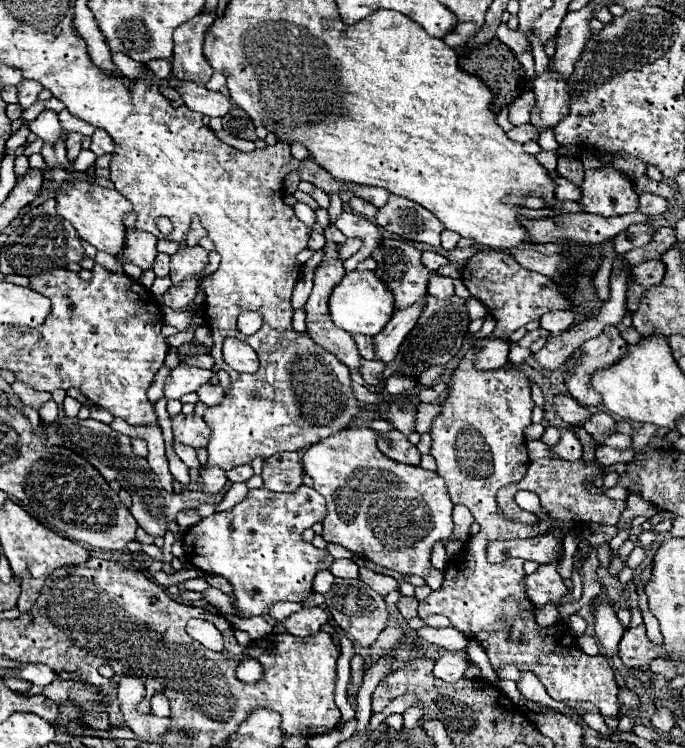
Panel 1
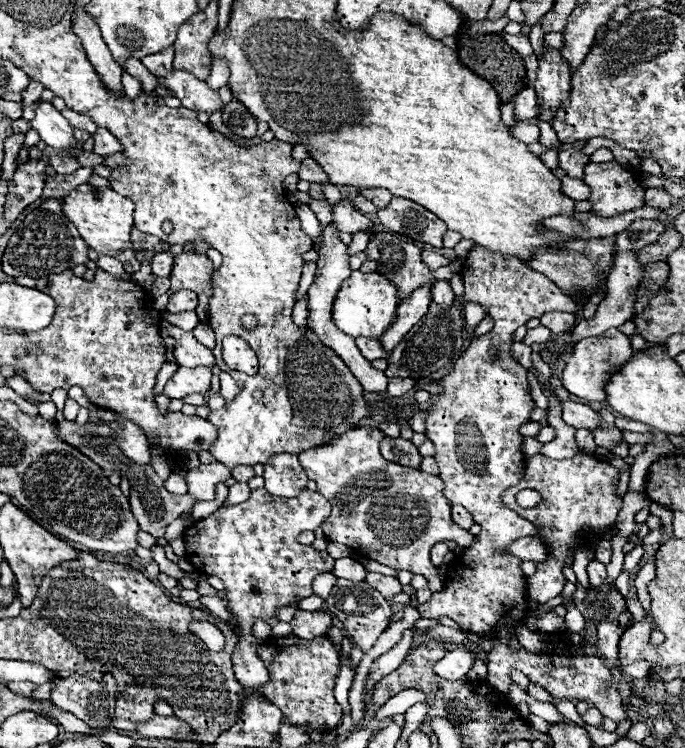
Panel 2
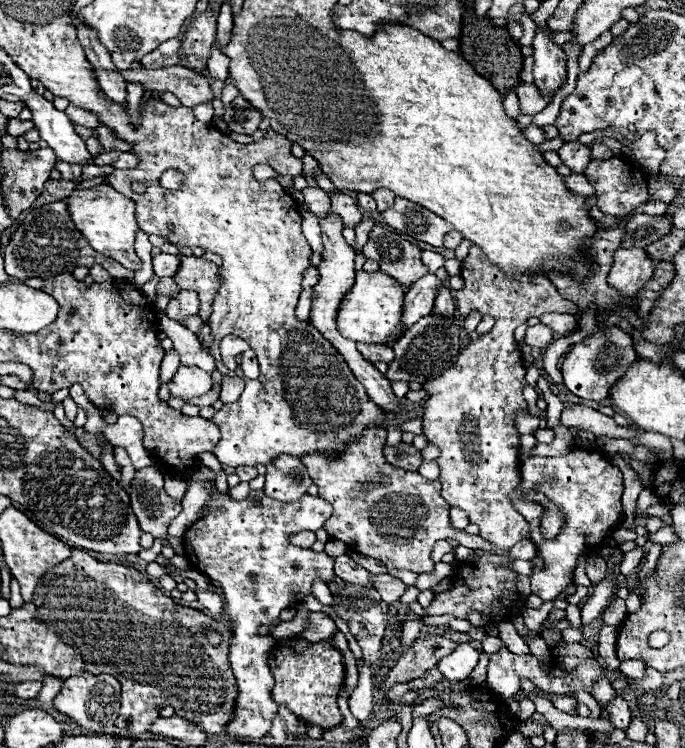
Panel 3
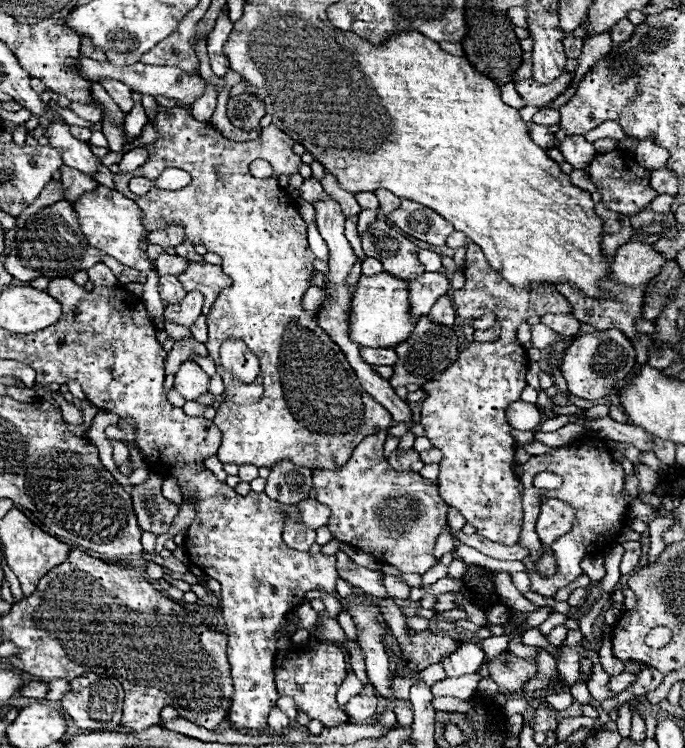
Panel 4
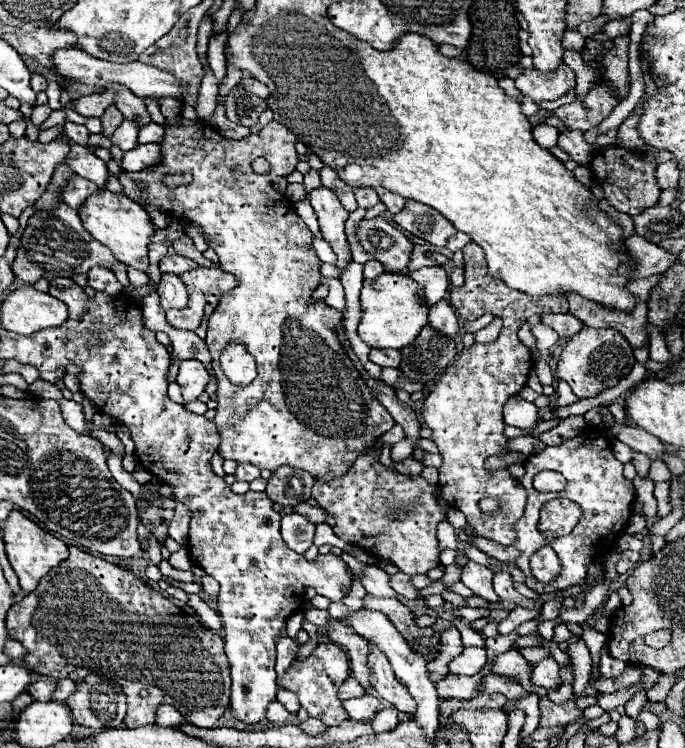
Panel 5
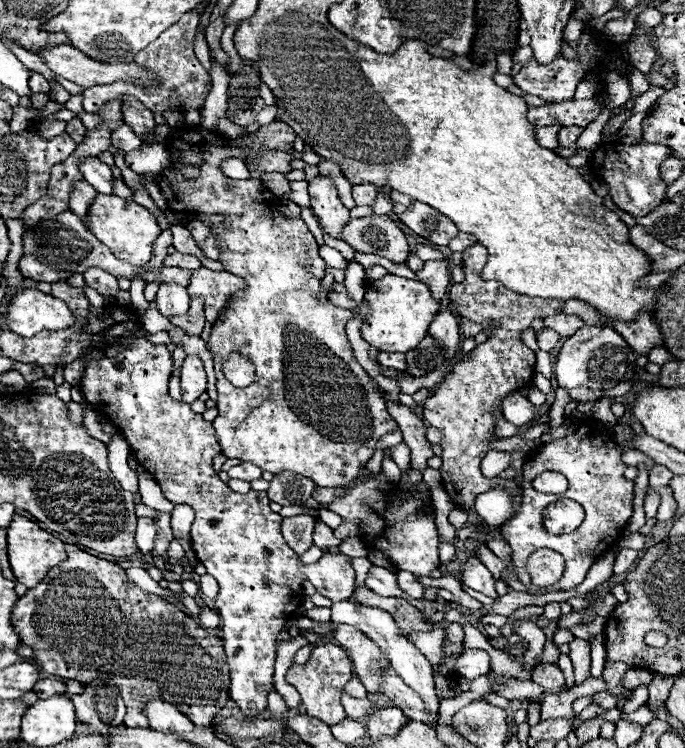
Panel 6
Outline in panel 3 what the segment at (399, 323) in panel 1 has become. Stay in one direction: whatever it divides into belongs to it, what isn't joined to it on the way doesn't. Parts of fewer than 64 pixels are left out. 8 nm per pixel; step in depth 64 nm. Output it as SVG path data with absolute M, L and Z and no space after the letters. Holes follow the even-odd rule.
M426 274L416 284L410 286L410 290L406 292L406 298L404 298L404 312L402 312L406 328L410 328L410 324L418 322L418 318L432 312L434 300L442 286L444 286L444 280L440 280L436 274Z

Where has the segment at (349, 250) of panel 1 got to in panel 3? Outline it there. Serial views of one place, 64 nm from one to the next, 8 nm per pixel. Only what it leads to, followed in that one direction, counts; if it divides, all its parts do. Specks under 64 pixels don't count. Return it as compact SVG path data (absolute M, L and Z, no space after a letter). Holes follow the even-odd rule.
M364 216L362 218L362 222L354 228L356 230L356 244L354 244L354 250L356 252L360 252L362 250L362 246L366 244L366 238L368 238L368 232L374 228L374 220L372 218L368 218L368 216Z

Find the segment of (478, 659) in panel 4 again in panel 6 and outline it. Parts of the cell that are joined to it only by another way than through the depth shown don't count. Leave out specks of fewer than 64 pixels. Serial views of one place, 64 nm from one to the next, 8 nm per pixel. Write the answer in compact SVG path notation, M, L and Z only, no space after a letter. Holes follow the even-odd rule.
M468 650L462 656L458 656L456 670L462 678L468 678L468 680L488 676L488 674L492 674L490 656L486 650Z

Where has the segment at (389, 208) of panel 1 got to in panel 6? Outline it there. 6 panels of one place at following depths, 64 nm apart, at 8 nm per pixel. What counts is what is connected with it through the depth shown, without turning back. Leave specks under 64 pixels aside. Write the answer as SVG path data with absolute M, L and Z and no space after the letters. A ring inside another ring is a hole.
M412 202L412 206L400 214L400 220L418 236L424 236L438 246L448 246L448 242L460 232L450 218L422 202Z

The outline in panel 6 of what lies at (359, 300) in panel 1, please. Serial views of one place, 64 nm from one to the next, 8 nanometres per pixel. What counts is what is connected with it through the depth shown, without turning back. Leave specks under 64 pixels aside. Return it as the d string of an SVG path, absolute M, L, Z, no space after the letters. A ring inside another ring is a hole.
M388 274L382 280L370 280L364 298L370 302L370 316L362 324L362 338L384 352L406 354L414 350L424 340L430 322L440 310L440 302L432 298L426 284L394 274Z

